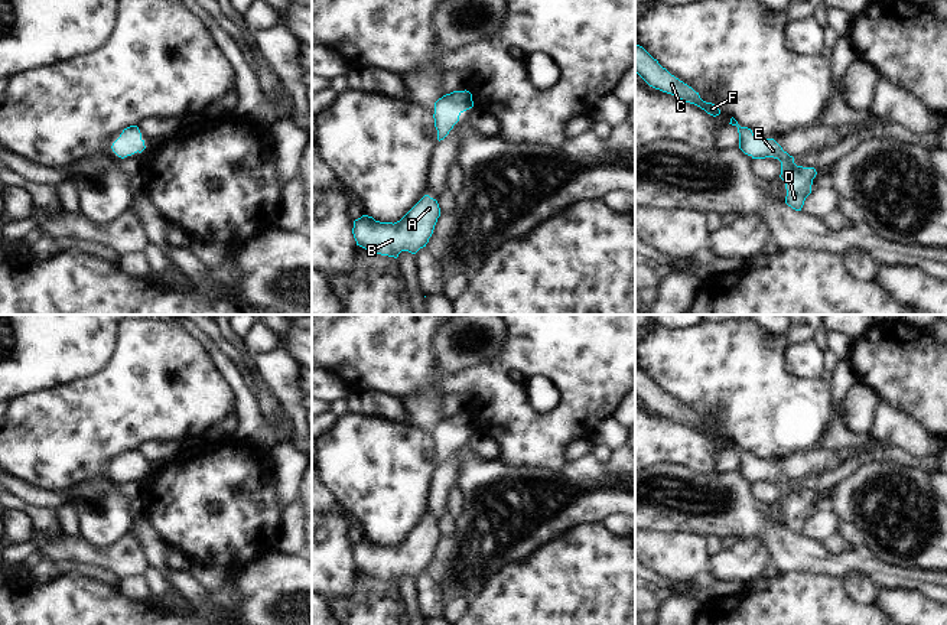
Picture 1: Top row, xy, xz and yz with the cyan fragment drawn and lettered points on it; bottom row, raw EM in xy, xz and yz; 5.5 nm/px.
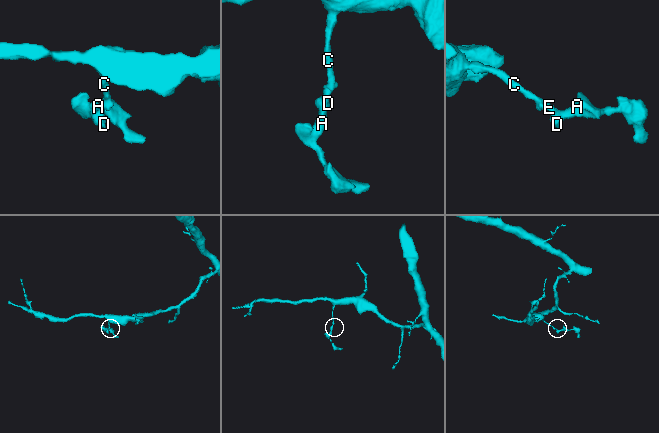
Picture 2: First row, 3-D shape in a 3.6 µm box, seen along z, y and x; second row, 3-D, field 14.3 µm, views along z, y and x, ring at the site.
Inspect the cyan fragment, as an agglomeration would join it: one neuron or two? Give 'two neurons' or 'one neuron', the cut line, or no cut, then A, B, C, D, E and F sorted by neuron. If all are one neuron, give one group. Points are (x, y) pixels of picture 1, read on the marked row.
one neuron; cut none; groups A B C D E F

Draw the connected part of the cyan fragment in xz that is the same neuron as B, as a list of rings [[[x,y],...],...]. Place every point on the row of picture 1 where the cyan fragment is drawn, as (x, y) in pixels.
[[[424,195],[400,221],[380,222],[362,215],[354,221],[357,245],[397,258],[401,251],[416,254],[433,234],[440,208],[436,199]]]

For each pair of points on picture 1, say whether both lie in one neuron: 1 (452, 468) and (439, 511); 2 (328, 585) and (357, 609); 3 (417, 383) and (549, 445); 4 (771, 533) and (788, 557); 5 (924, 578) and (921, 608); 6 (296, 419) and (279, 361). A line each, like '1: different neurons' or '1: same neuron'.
1: same neuron
2: different neurons
3: same neuron
4: same neuron
5: different neurons
6: same neuron

